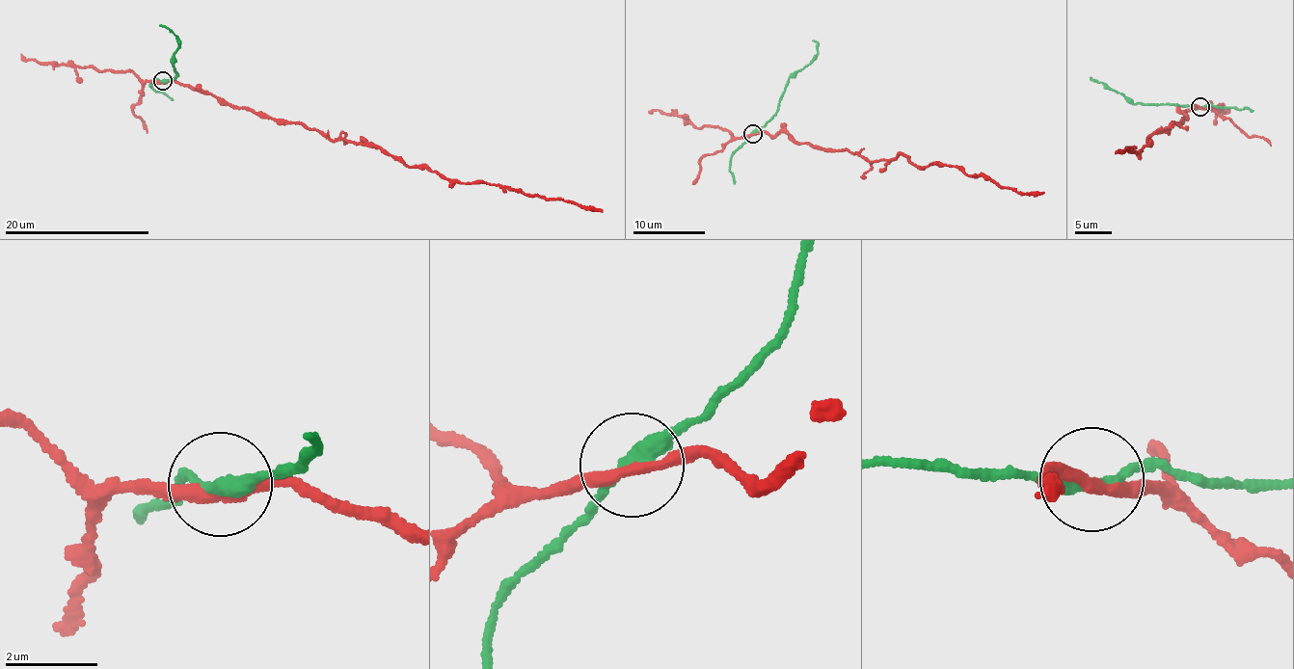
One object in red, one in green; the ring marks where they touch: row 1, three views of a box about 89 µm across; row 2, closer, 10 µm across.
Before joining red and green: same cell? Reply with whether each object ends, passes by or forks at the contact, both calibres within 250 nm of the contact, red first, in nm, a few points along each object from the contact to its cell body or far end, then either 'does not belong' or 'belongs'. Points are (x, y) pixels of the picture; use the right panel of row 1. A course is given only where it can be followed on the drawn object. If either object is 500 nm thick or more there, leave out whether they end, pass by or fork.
red passes by; green passes by; 240 nm thick on the red side, 300 nm on the other; red runs (1201, 106), (1183, 110), (1187, 120), (1170, 122), (1169, 133), (1155, 130), (1137, 153), (1127, 147), (1115, 153); green runs (1199, 106), (1134, 104), (1091, 77); does not belong

